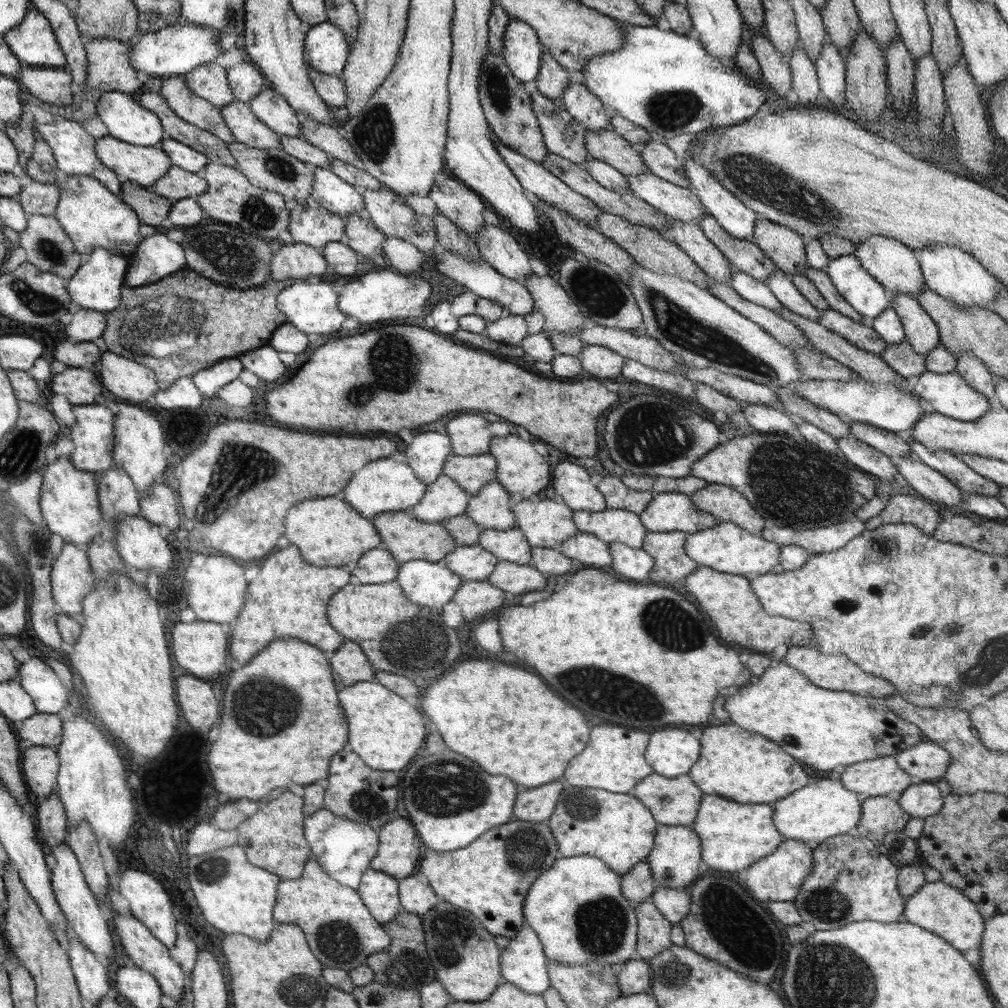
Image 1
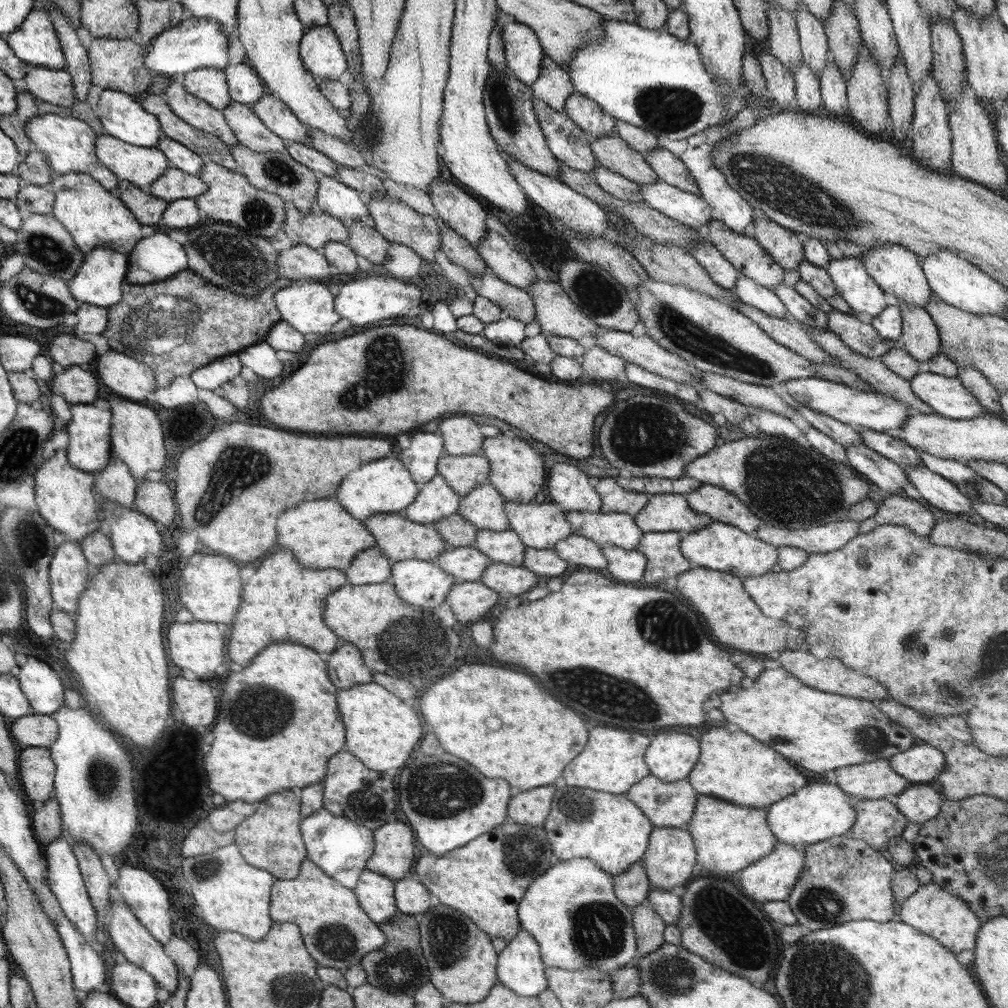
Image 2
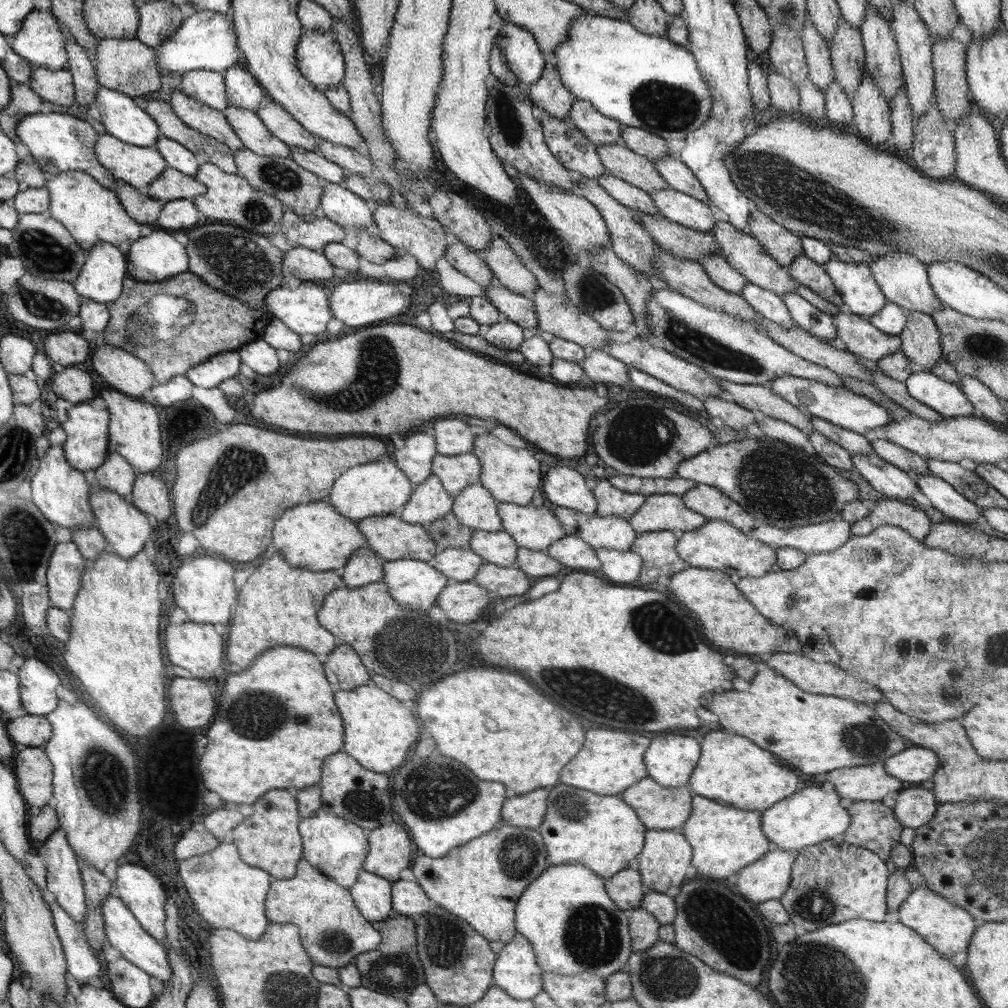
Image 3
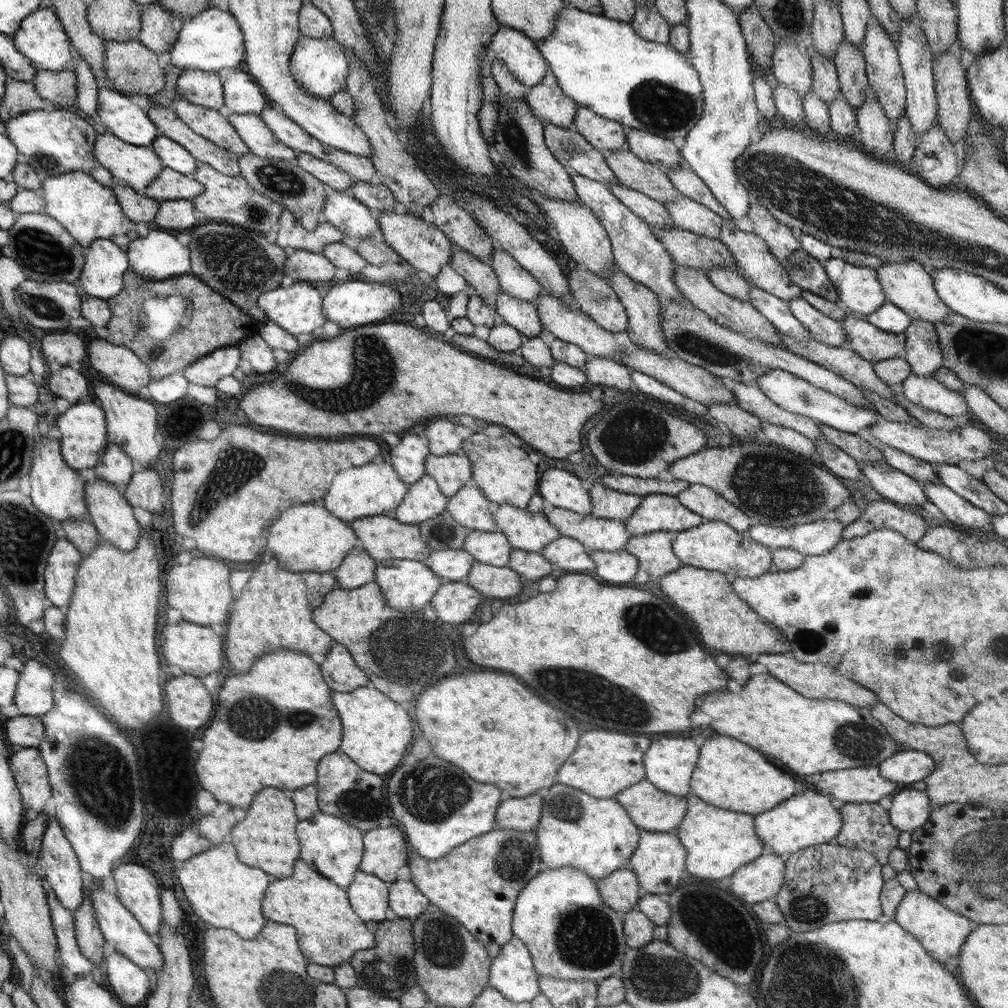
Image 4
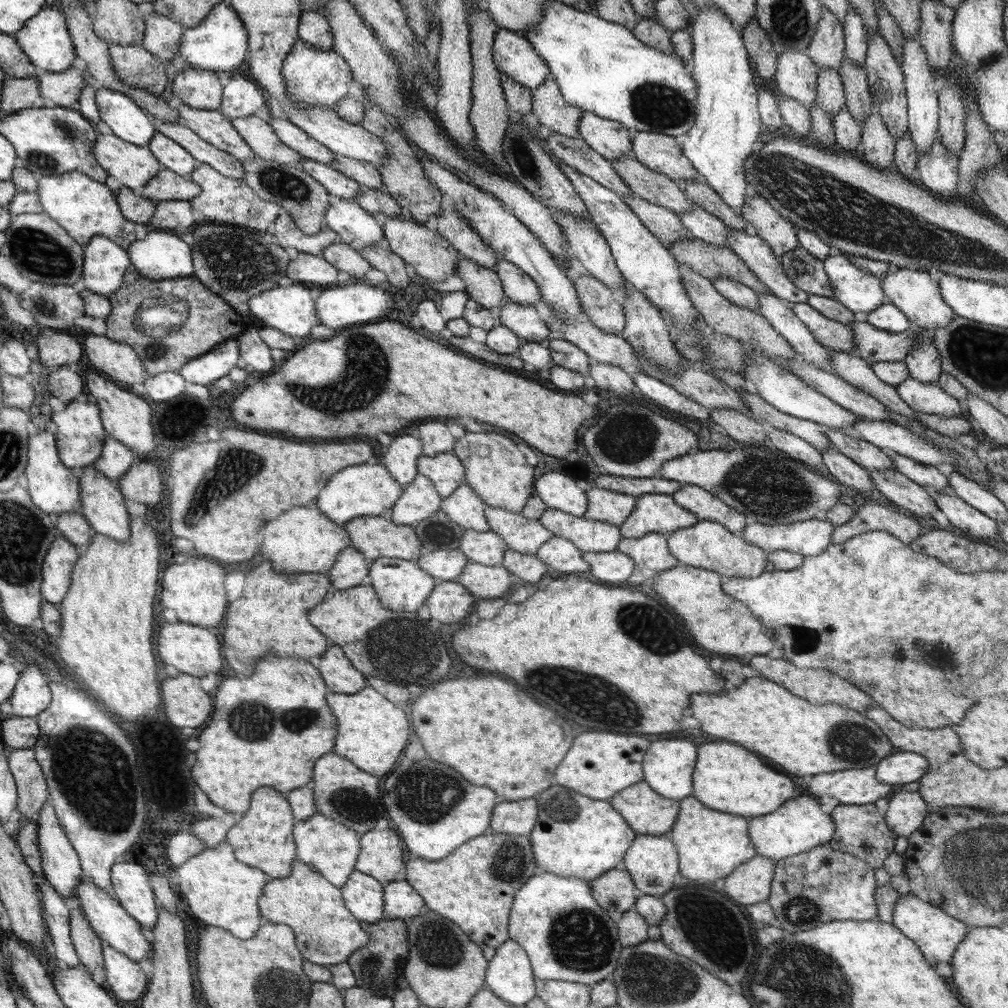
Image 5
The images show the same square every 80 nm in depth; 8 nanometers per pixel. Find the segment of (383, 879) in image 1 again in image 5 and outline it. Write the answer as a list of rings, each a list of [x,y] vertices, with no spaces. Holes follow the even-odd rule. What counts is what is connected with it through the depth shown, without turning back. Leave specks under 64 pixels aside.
[[[354,870],[341,887],[345,906],[361,922],[375,923],[384,918],[384,884],[361,871]]]

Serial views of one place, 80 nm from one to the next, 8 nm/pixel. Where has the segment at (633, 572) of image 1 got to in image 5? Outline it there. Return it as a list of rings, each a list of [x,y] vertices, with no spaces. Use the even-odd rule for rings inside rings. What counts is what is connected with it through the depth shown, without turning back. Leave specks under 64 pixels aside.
[[[618,550],[609,553],[585,552],[592,576],[604,584],[626,584],[634,570],[634,561]]]

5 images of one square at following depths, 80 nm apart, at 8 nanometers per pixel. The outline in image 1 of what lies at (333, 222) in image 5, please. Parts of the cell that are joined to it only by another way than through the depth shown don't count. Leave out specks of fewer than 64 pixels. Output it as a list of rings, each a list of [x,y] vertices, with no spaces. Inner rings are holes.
[[[312,168],[316,175],[312,195],[320,207],[342,218],[347,218],[355,212],[364,213],[363,196],[356,191],[355,186],[344,182],[330,168]]]

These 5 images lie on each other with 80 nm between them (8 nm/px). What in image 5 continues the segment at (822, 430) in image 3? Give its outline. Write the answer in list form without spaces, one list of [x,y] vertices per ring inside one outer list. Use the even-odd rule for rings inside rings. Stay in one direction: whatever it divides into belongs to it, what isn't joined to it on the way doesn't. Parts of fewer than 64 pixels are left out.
[[[831,429],[827,436],[836,450],[842,452],[842,454],[852,459],[854,463],[868,472],[894,469],[894,464],[888,458],[887,453],[884,453],[881,448],[870,444],[870,442],[848,437],[838,431],[834,431],[834,429]]]

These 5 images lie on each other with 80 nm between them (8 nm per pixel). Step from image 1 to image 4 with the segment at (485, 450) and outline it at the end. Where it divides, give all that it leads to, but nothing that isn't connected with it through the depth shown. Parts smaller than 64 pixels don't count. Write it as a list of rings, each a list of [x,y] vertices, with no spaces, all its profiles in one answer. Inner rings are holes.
[[[434,420],[426,426],[424,435],[429,439],[429,451],[433,456],[462,454],[465,440],[460,434],[454,434],[454,424],[448,420]]]

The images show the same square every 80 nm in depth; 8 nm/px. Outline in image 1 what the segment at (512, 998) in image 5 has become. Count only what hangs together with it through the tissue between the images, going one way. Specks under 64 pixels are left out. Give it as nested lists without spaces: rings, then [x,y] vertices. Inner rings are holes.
[[[525,924],[524,928],[517,934],[517,937],[511,939],[508,942],[508,946],[502,949],[501,970],[506,983],[509,982],[514,986],[521,987],[526,994],[542,995],[552,988],[552,982],[548,973],[549,961],[537,931]]]

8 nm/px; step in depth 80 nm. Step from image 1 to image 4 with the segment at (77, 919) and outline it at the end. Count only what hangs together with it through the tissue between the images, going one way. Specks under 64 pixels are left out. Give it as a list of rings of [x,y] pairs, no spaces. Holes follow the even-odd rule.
[[[50,816],[41,848],[36,856],[44,869],[44,878],[62,902],[64,908],[76,910],[84,900],[82,872],[76,851],[65,837],[66,833],[56,817]]]

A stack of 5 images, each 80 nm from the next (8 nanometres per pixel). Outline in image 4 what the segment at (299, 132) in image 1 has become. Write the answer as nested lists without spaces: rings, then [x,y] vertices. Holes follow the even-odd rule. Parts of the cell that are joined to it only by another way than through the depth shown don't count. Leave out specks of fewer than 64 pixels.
[[[269,105],[259,116],[264,120],[266,126],[269,126],[270,130],[277,135],[277,138],[292,150],[311,154],[314,158],[324,159],[326,157],[326,146],[308,131],[302,130],[302,127],[294,123],[282,111],[276,111]]]

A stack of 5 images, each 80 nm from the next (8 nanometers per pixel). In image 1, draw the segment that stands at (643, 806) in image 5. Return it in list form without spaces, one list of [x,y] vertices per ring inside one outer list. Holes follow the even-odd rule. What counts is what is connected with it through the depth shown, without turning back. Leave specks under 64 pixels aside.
[[[652,773],[634,786],[630,794],[650,810],[658,825],[692,826],[702,802],[703,792],[693,783],[688,774],[666,778],[661,774]]]

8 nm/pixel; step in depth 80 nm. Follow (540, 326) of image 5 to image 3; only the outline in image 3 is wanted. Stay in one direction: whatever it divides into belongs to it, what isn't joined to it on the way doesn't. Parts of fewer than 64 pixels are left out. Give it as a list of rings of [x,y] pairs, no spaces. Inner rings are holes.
[[[497,281],[484,288],[485,296],[501,312],[503,319],[518,324],[522,329],[536,329],[540,325],[536,304],[526,295],[514,294]]]

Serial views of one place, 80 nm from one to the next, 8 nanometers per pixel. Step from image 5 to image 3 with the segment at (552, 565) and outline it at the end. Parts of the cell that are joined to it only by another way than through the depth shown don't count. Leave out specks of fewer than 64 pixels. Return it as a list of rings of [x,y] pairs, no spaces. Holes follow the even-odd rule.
[[[569,534],[558,541],[554,541],[546,550],[548,556],[560,564],[581,570],[582,572],[596,571],[602,566],[601,559],[596,555],[596,549],[584,539],[572,537]]]

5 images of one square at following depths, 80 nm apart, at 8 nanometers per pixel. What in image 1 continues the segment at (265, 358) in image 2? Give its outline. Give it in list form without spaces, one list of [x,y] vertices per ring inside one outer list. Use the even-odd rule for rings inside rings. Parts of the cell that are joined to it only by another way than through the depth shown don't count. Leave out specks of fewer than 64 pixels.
[[[262,346],[261,349],[250,350],[239,357],[243,368],[250,370],[262,380],[276,380],[286,372],[286,366],[279,358],[280,354],[274,348]]]

